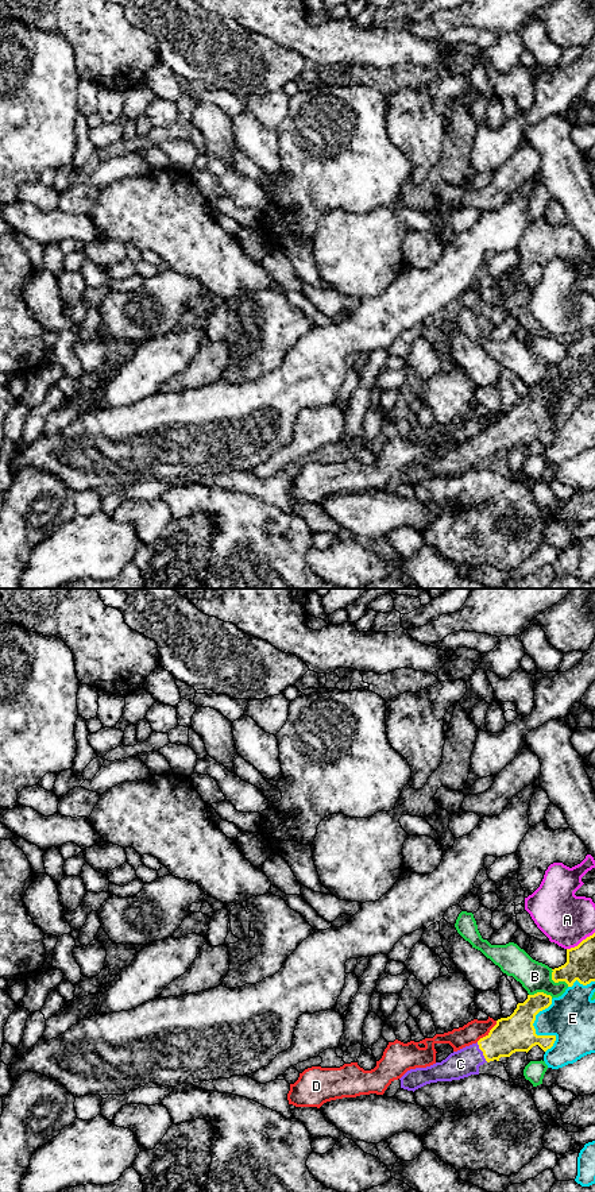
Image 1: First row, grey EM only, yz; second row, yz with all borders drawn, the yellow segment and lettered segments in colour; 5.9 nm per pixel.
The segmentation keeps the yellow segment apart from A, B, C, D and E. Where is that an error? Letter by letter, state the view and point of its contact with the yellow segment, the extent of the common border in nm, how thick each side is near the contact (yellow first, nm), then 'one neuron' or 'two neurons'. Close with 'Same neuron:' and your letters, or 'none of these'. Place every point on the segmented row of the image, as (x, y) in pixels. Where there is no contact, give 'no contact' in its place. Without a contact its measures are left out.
A: contact yz (582, 941); length 200 nm; calibres 180 and 300 nm; two neurons
B: contact yz (556, 982); length 150 nm; calibres 180 and 180 nm; two neurons
C: contact yz (482, 1050); length 140 nm; calibres 220 and 170 nm; one neuron
D: contact yz (489, 1033); length 180 nm; calibres 220 and 120 nm; two neurons
E: contact yz (534, 1032); length 320 nm; calibres 220 and 280 nm; two neurons
Same neuron: C

